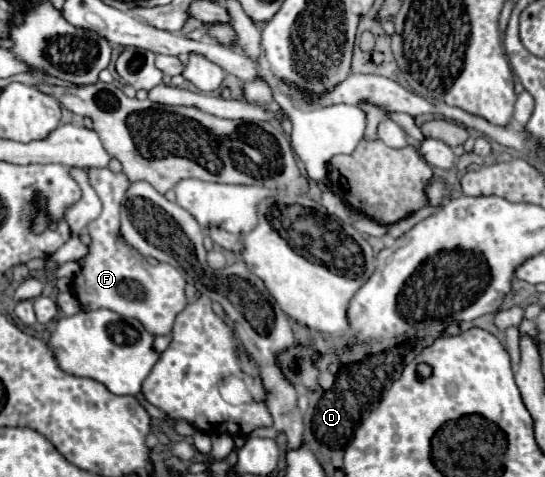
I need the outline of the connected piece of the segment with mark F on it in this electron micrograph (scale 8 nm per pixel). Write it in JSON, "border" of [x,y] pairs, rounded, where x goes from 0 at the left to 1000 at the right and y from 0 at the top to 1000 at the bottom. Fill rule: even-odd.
{"border":[[[163,354],[163,379],[189,421],[185,451],[163,468],[160,484],[167,493],[163,530],[152,543],[149,568],[134,589],[134,606],[149,610],[141,618],[149,648],[204,648],[226,665],[255,669],[277,702],[310,702],[325,656],[343,639],[339,627],[339,585],[310,551],[273,556],[262,539],[248,530],[244,518],[218,488],[218,434],[222,413],[237,392],[237,375],[226,363],[207,363],[193,354]]]}

